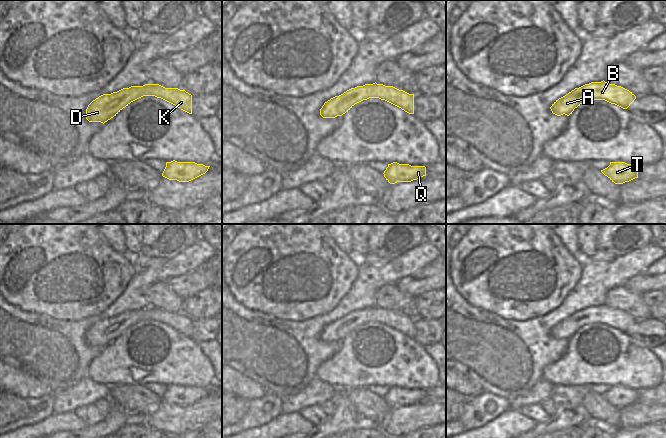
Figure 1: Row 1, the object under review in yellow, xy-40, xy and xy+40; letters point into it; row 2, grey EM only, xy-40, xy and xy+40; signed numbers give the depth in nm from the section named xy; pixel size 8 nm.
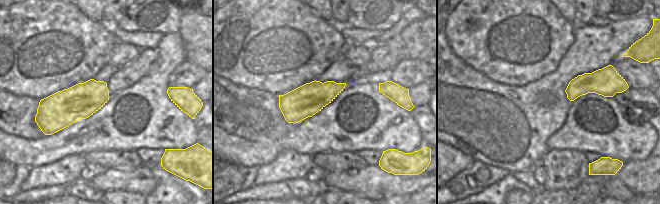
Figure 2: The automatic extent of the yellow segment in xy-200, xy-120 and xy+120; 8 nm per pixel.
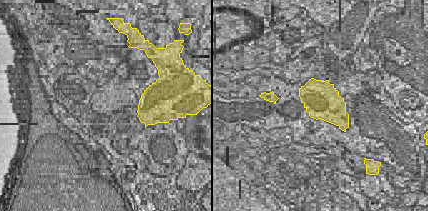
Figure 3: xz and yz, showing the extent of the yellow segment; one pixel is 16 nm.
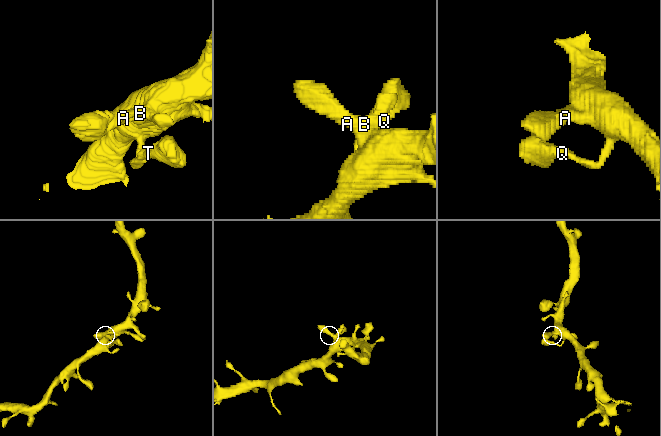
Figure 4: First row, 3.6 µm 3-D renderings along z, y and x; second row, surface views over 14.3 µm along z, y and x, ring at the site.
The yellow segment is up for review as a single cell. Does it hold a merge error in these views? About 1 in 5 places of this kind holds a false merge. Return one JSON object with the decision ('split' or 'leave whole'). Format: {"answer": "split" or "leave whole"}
{"answer": "leave whole"}

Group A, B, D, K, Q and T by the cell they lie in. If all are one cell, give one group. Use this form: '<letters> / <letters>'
A B D K Q T

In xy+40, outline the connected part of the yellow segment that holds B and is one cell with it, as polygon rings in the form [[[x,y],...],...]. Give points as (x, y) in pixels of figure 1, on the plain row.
[[[603,304],[575,312],[556,324],[550,333],[557,340],[563,338],[569,340],[575,332],[587,324],[605,324],[623,333],[627,333],[635,323],[636,320],[629,314],[615,308],[609,308]]]

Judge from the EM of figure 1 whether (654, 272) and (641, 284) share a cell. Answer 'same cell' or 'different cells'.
same cell

